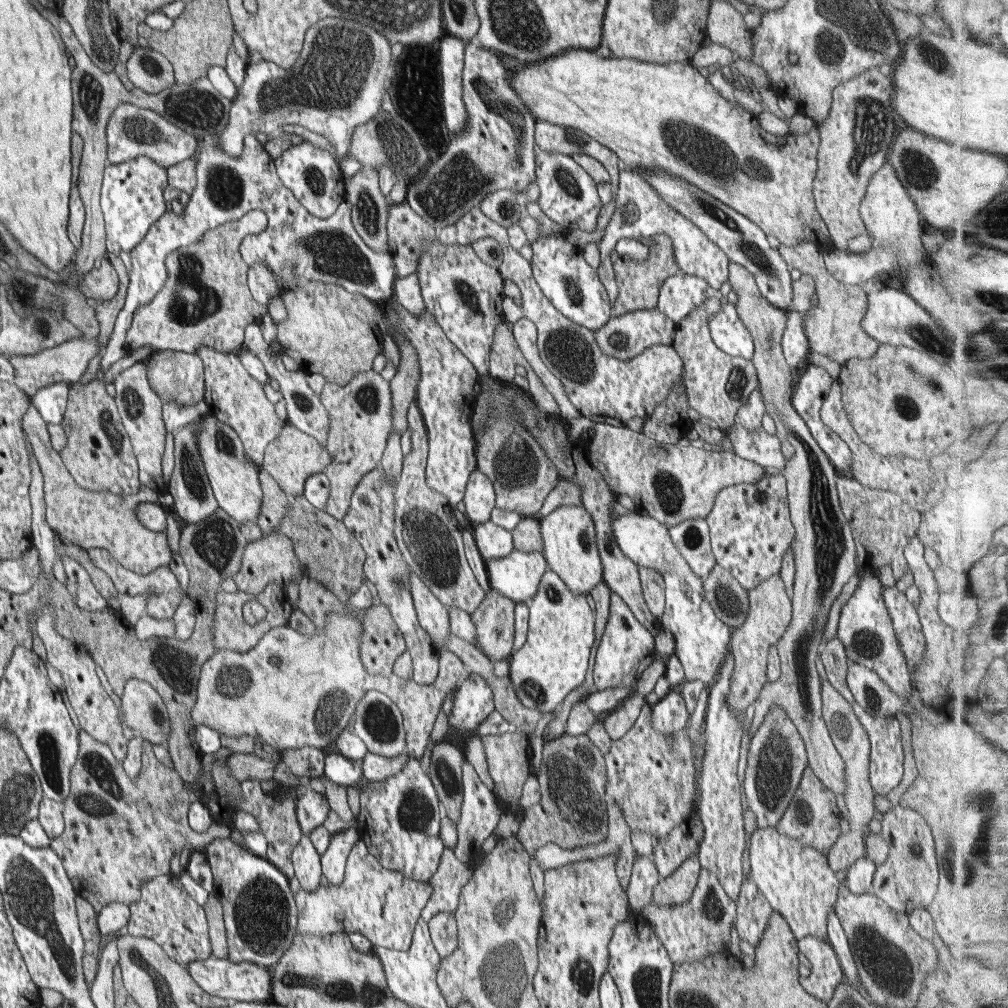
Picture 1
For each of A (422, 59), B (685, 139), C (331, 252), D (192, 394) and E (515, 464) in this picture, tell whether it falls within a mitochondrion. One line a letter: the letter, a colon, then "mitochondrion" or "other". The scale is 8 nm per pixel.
A: mitochondrion
B: mitochondrion
C: mitochondrion
D: other
E: mitochondrion

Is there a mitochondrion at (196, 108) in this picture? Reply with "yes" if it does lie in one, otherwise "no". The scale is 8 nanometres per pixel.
yes

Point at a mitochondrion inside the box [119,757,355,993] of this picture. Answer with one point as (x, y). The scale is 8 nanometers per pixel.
(261, 910)

